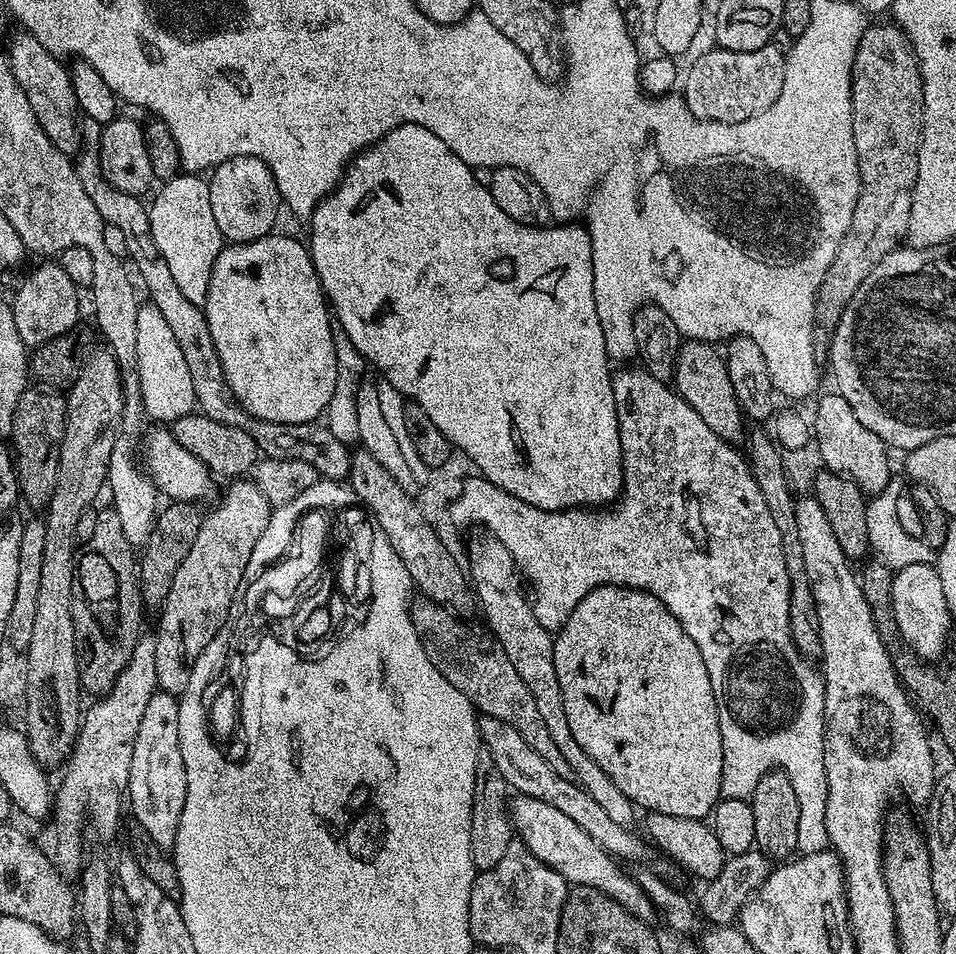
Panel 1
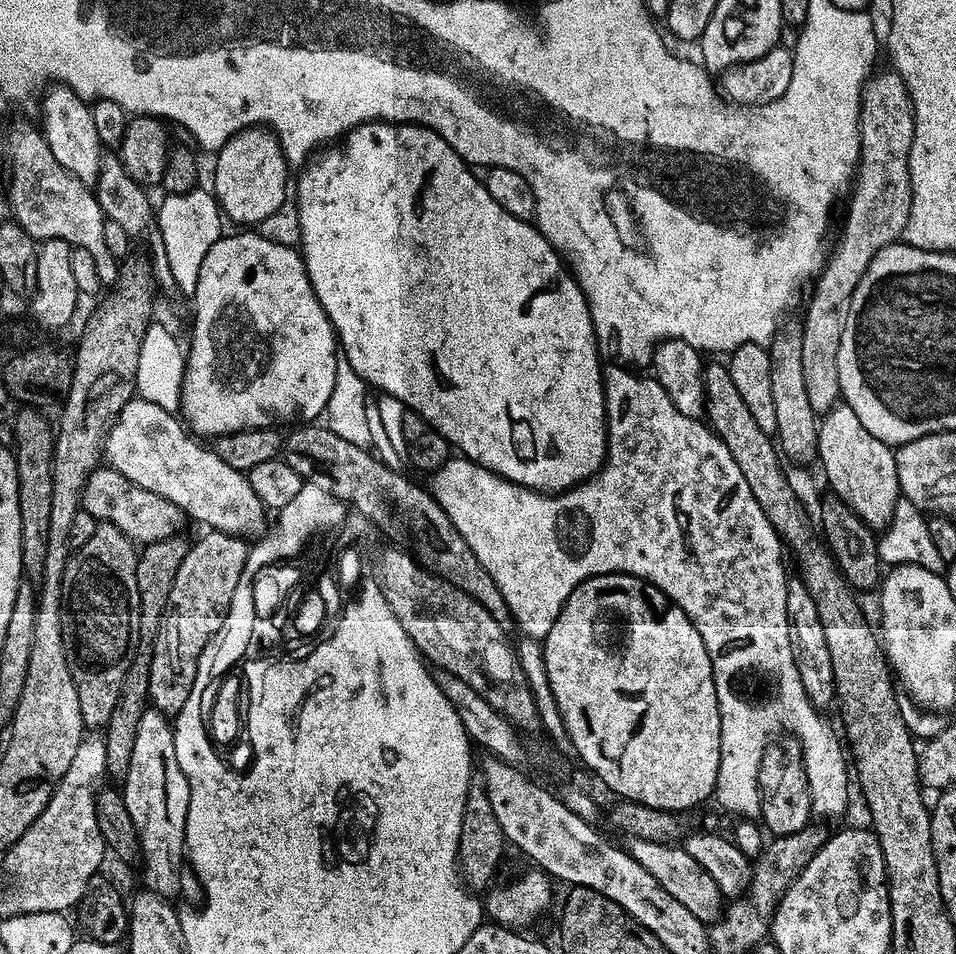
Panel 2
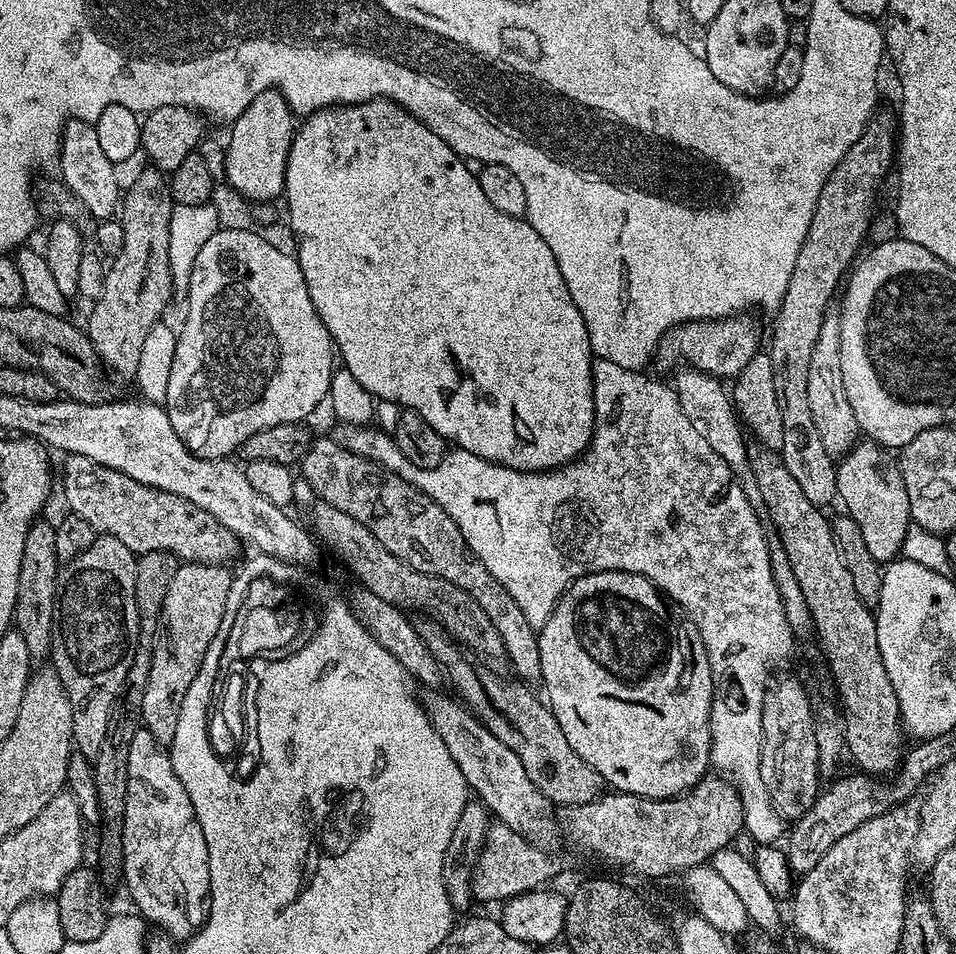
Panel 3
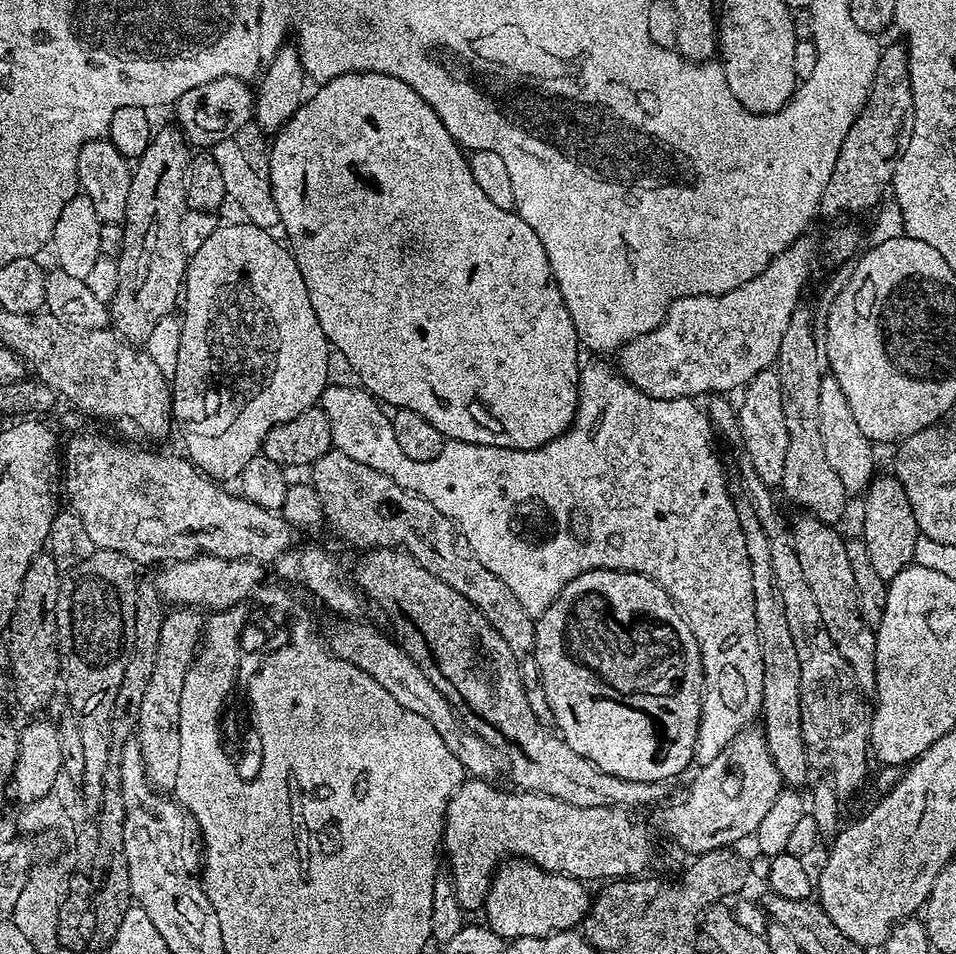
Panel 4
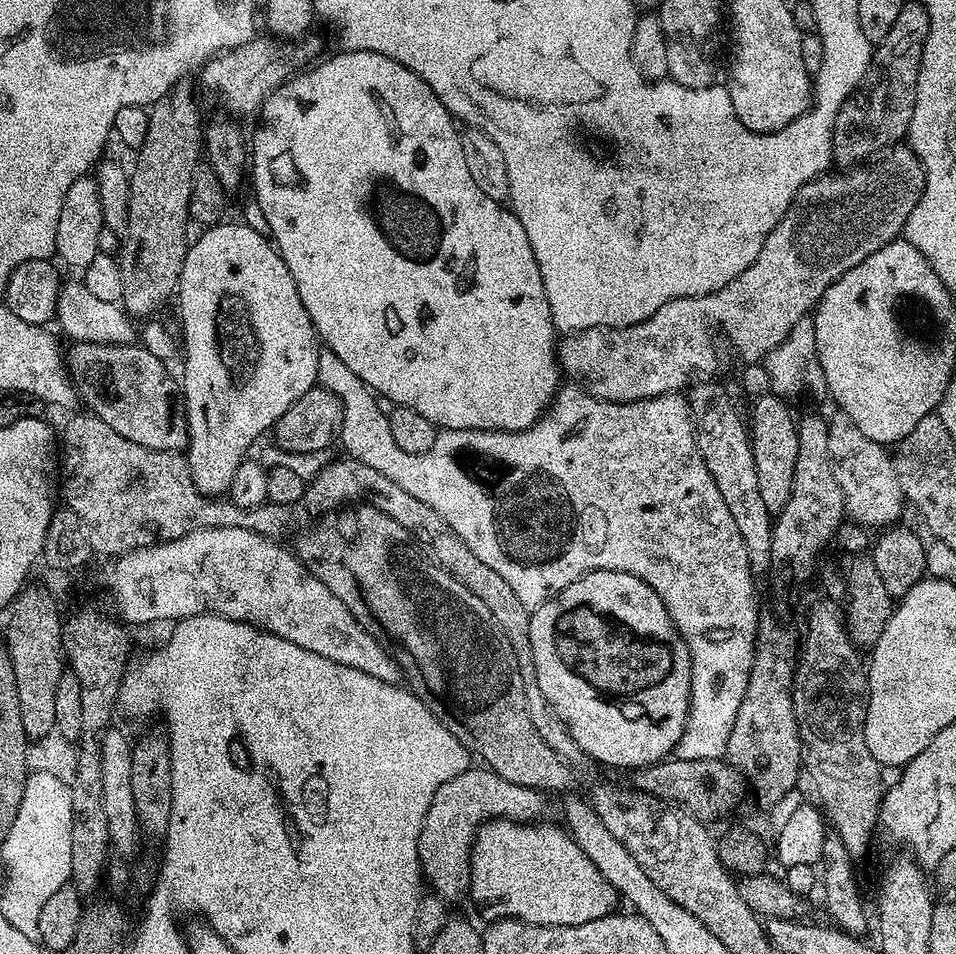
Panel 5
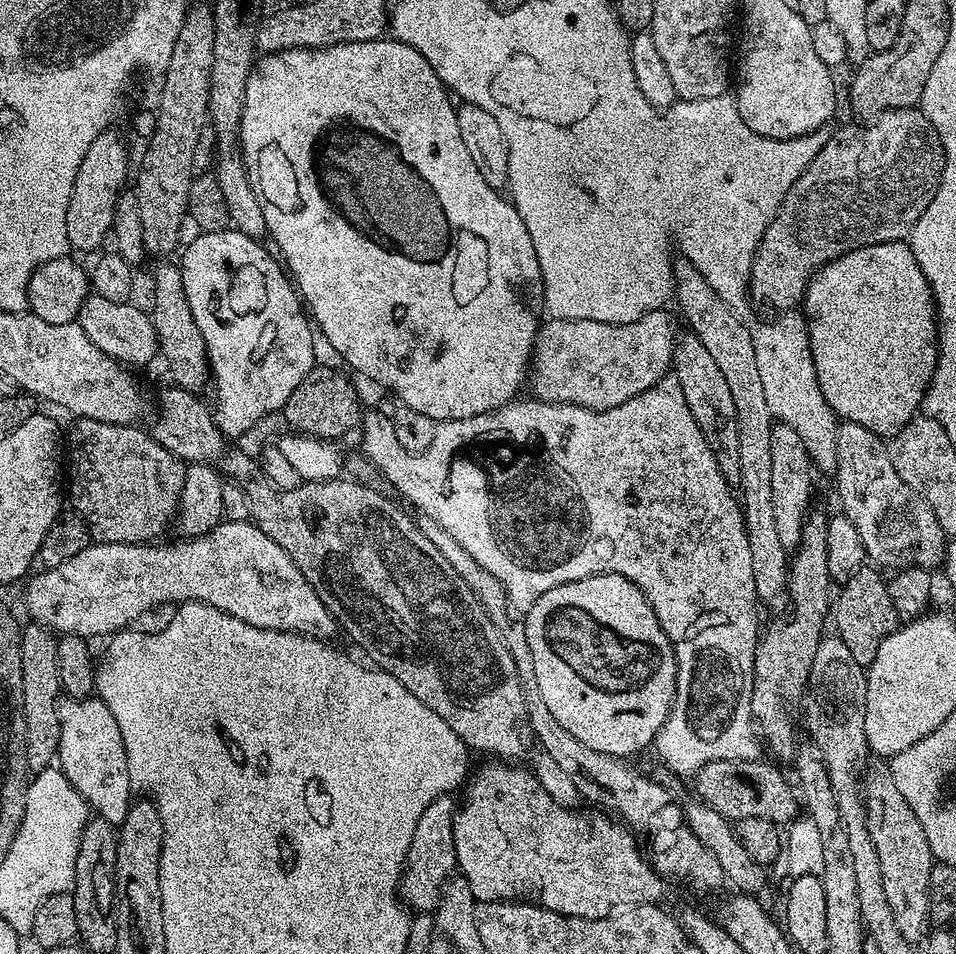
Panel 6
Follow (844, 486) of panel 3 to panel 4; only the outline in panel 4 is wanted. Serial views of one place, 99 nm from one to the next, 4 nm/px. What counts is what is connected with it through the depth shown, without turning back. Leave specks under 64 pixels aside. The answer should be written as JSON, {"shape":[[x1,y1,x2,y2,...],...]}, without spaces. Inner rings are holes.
{"shape":[[877,475,868,485,862,499,864,499,862,538,866,542,866,551,870,553,874,574,878,574,878,578,887,582,913,563,915,542,921,536,920,527,916,524,914,510,910,510,910,498,906,498,906,490,902,490,902,482,898,482,895,475]]}

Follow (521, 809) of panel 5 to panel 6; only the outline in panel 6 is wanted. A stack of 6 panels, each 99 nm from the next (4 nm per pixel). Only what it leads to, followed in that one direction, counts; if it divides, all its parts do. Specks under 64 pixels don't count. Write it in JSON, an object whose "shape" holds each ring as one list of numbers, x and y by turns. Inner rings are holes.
{"shape":[[451,795,434,798,434,802,430,802,430,806,422,810,422,818,418,818,418,826,414,829,414,838,410,838,410,850,404,859,404,872,400,876,398,895,416,914,435,913,444,884,457,871,452,823,458,804,452,799]]}

